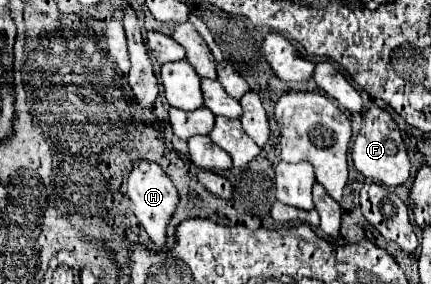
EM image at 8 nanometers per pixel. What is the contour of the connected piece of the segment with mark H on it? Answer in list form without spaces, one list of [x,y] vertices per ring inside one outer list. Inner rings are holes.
[[[137,161],[129,173],[127,179],[127,196],[133,203],[133,213],[139,219],[141,227],[147,231],[149,239],[157,245],[157,247],[165,247],[167,243],[167,225],[169,219],[173,217],[177,203],[179,203],[179,195],[175,185],[171,183],[171,179],[167,177],[167,173],[151,161]]]

